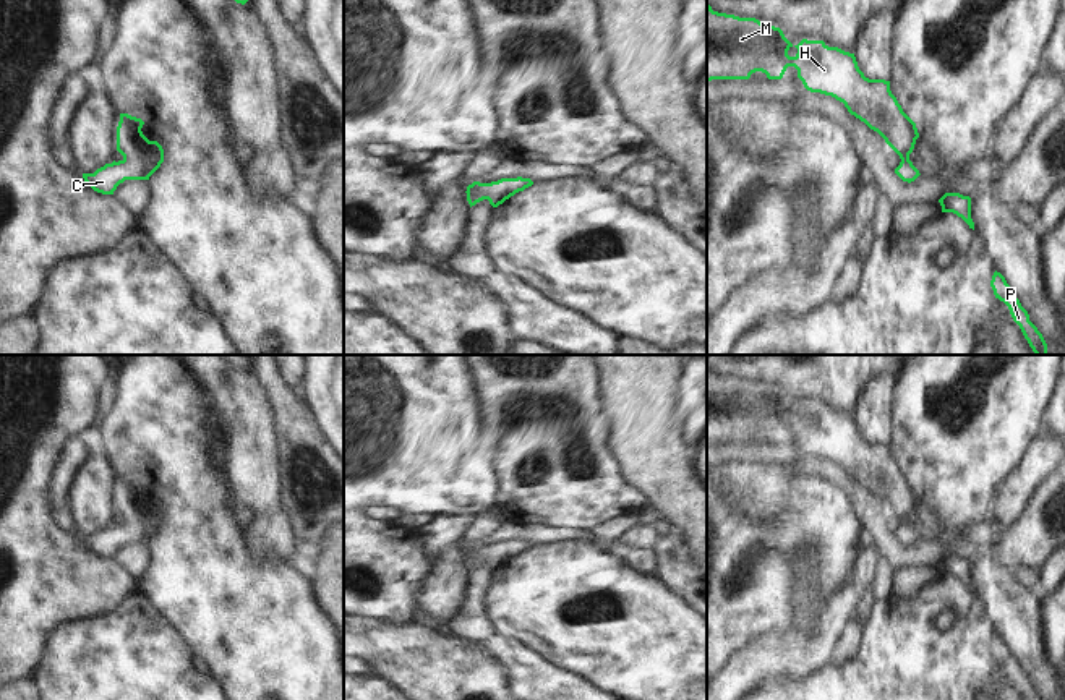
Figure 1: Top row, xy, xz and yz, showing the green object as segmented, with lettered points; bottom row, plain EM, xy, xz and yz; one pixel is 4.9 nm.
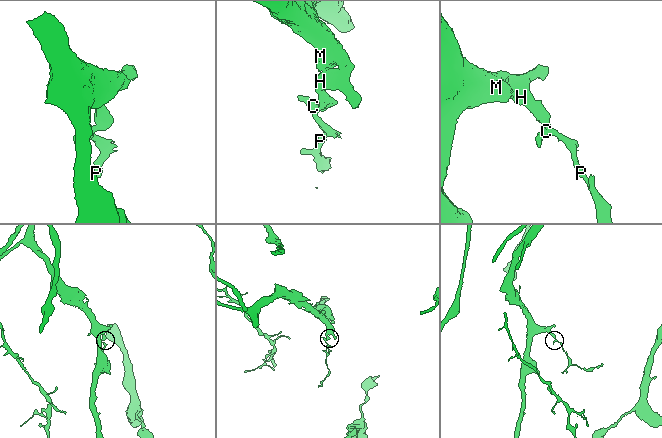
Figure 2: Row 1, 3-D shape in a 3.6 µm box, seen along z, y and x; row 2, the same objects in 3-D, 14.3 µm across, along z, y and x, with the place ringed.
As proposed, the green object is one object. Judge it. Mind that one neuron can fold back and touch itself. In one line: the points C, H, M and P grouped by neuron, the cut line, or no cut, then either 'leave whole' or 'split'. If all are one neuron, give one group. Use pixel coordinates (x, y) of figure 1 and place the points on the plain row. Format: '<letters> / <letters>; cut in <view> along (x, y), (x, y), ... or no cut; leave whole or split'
C H M P; no cut; leave whole

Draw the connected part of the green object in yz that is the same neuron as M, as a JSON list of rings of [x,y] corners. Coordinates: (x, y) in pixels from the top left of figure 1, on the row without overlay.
[[[707,363],[707,446],[749,442],[755,434],[781,442],[786,431],[794,429],[807,454],[835,460],[877,494],[901,522],[895,536],[903,544],[914,544],[921,536],[909,517],[919,496],[892,457],[890,444],[866,441],[854,416],[828,410],[823,403],[802,402],[794,408],[794,420],[788,418],[791,410],[780,391],[713,374]]]

